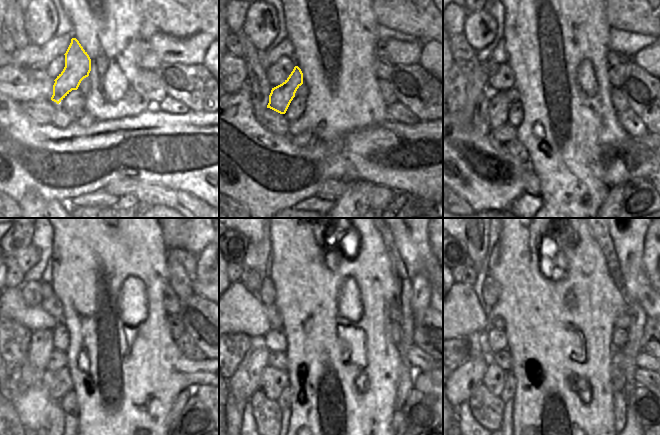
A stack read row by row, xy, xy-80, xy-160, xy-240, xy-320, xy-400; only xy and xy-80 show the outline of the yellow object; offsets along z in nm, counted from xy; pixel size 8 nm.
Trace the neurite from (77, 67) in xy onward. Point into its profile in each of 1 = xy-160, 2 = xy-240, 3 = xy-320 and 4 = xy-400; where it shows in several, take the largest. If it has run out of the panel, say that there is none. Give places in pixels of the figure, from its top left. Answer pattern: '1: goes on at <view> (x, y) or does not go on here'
1: goes on at xy-160 (499, 104)
2: goes on at xy-240 (40, 348)
3: goes on at xy-320 (245, 381)
4: goes on at xy-400 (469, 375)

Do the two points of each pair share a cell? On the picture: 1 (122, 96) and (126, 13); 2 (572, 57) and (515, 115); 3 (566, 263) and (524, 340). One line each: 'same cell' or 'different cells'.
1: same cell
2: different cells
3: same cell

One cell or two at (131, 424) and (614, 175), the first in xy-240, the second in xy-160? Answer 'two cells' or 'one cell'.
two cells

